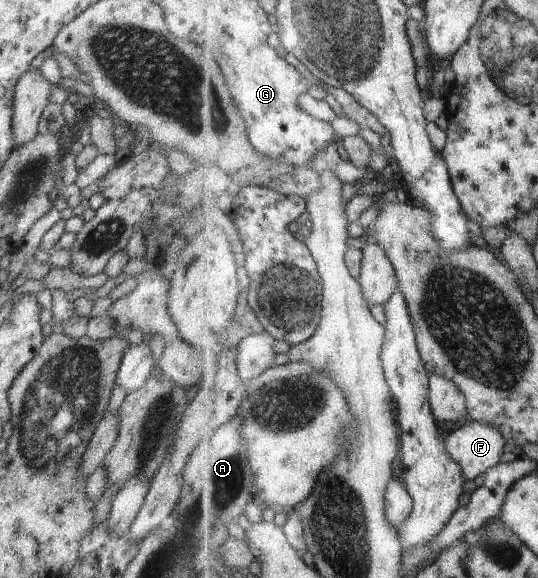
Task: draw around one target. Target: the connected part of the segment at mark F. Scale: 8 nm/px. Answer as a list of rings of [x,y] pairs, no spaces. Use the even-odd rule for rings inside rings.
[[[473,421],[447,436],[448,451],[464,467],[468,481],[498,467],[509,456],[504,452],[507,438],[488,423]]]

